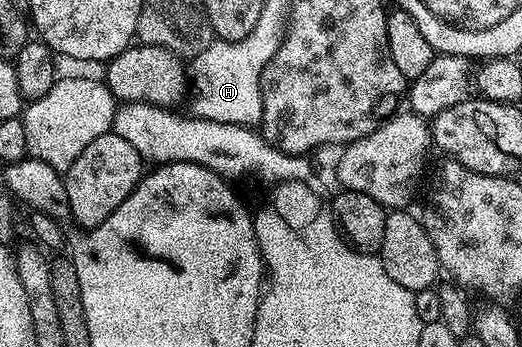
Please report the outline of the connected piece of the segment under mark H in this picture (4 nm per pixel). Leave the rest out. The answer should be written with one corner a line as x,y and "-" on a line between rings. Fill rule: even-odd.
216,39
200,55
191,58
188,67
192,93
189,112
193,117
212,119
213,122
247,127
259,124
263,113
262,75
270,61
230,61
226,49
234,49
234,41

